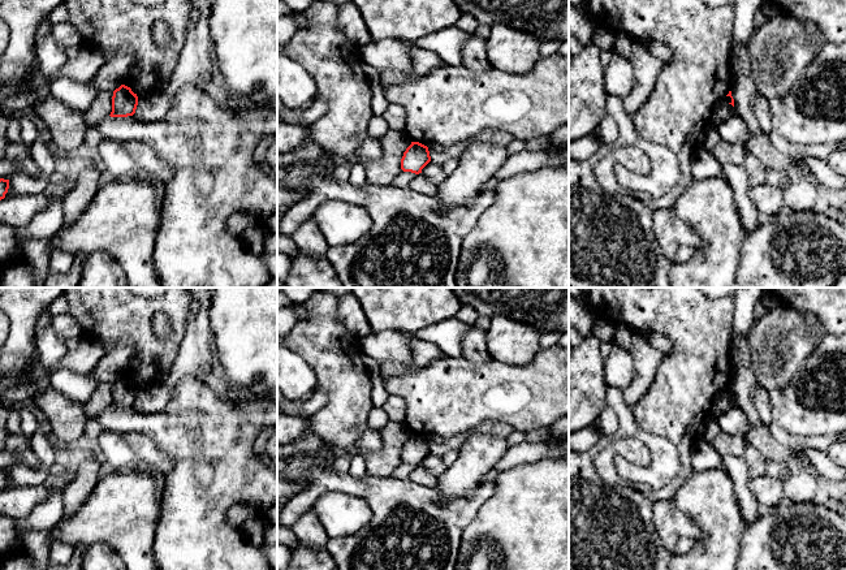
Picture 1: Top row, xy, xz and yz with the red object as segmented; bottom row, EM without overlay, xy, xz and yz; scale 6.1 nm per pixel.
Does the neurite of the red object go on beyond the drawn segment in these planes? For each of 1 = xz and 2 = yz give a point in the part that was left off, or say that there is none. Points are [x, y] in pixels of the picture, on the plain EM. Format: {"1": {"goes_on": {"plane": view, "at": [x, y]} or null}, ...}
{"1": {"goes_on": null}, "2": {"goes_on": null}}

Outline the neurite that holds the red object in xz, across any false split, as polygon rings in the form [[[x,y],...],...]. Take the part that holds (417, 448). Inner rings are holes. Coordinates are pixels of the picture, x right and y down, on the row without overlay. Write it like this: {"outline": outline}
{"outline": [[[411,433],[401,450],[401,461],[403,463],[419,466],[430,453],[431,448],[428,439],[419,433]]]}

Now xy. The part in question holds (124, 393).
{"outline": [[[121,376],[113,383],[111,409],[128,409],[135,405],[138,388],[130,379]]]}

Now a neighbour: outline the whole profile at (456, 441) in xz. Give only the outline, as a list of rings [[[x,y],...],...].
[[[484,422],[482,426],[472,428],[471,431],[458,433],[446,439],[437,436],[428,437],[431,453],[444,454],[446,450],[459,450],[459,448],[467,441],[471,435],[493,435],[500,439],[506,439],[514,429],[512,426],[496,422]]]

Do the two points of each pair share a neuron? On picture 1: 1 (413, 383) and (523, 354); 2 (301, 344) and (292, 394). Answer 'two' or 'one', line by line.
1: two
2: two

